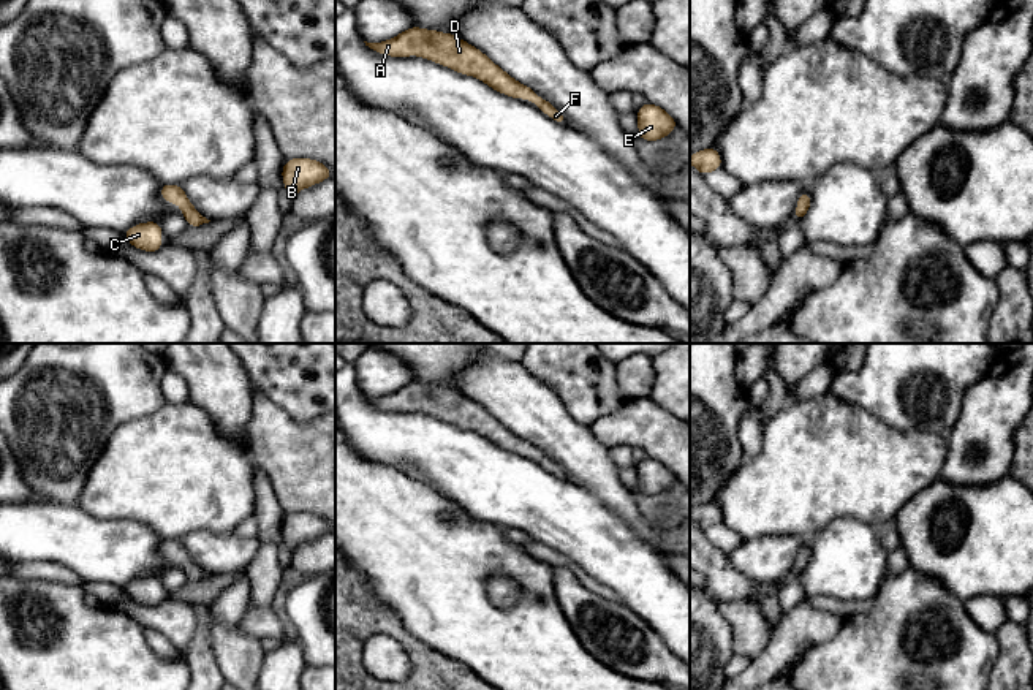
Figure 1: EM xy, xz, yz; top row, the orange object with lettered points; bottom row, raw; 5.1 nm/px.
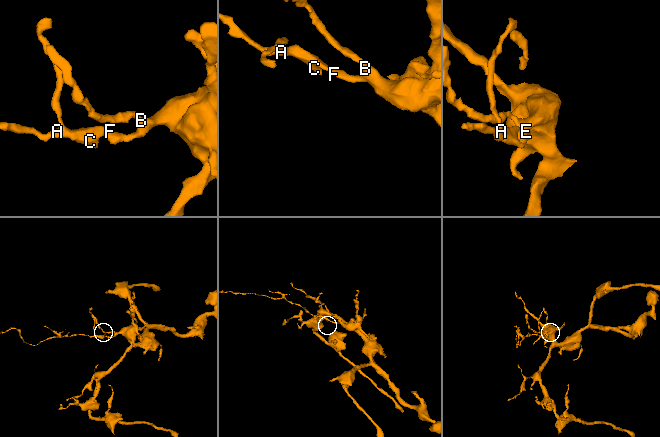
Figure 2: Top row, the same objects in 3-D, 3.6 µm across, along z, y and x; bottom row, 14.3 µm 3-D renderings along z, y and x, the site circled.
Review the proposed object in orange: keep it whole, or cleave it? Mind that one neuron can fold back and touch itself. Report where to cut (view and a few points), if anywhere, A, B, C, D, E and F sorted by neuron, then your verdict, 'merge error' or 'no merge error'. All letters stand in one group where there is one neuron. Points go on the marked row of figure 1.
cut none; groups A B C D E F; no merge error

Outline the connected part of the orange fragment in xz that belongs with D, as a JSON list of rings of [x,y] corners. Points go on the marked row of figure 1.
[[[411,27],[392,40],[383,43],[364,43],[378,54],[391,57],[419,55],[449,66],[457,73],[475,76],[497,92],[513,98],[533,101],[546,116],[558,123],[566,123],[565,116],[554,109],[547,100],[539,98],[530,87],[513,79],[486,54],[462,41],[457,35]]]

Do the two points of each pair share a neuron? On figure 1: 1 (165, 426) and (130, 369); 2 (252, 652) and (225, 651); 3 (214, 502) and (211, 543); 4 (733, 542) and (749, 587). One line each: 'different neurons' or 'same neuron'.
1: different neurons
2: same neuron
3: different neurons
4: different neurons

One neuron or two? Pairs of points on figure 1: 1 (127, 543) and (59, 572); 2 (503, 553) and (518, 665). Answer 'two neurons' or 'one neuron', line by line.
1: two neurons
2: one neuron

